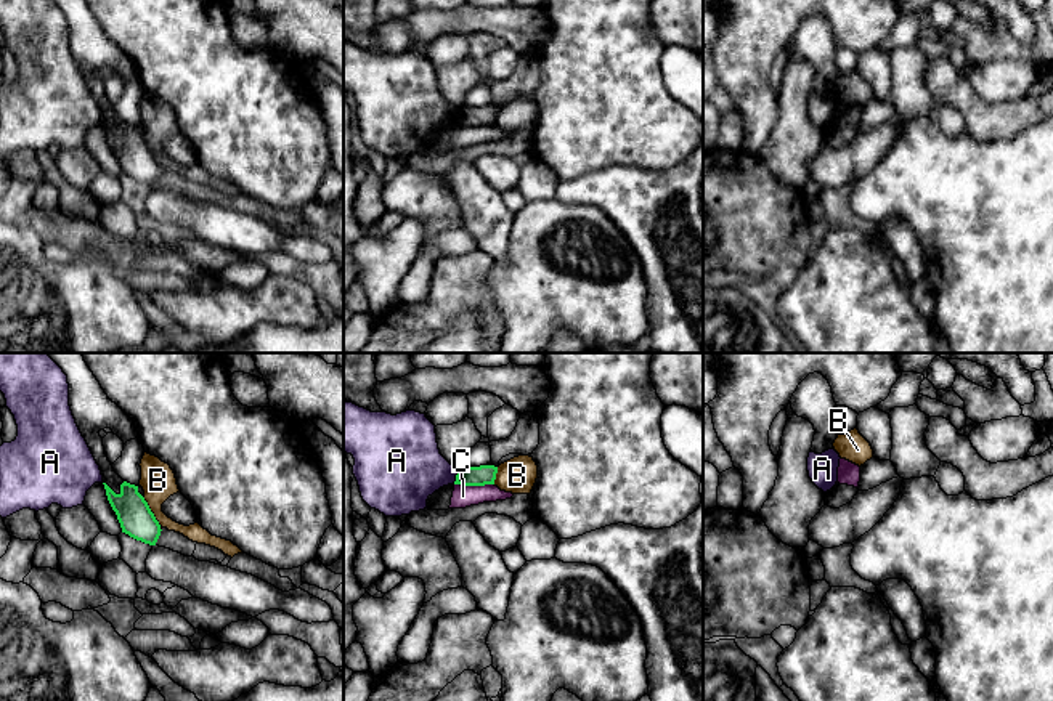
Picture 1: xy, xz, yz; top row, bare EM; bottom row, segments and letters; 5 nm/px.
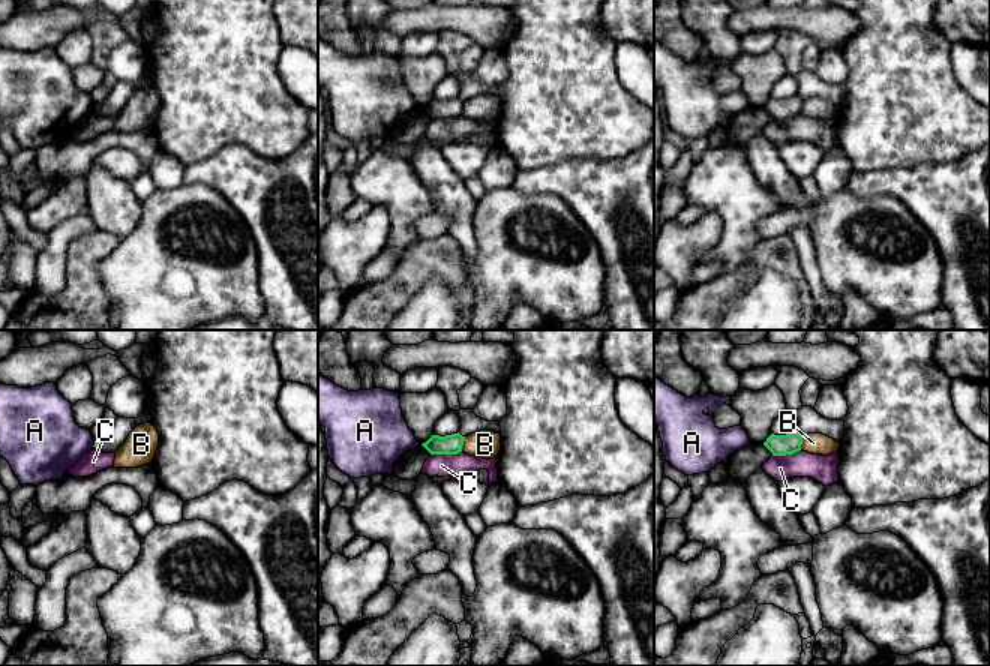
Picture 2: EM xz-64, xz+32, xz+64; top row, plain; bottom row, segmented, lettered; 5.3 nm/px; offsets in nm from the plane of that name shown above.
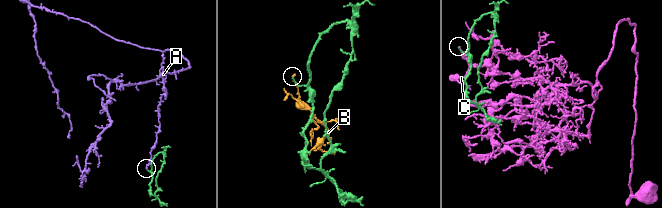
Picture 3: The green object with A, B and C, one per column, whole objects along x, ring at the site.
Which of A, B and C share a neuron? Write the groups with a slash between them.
A / B / C

